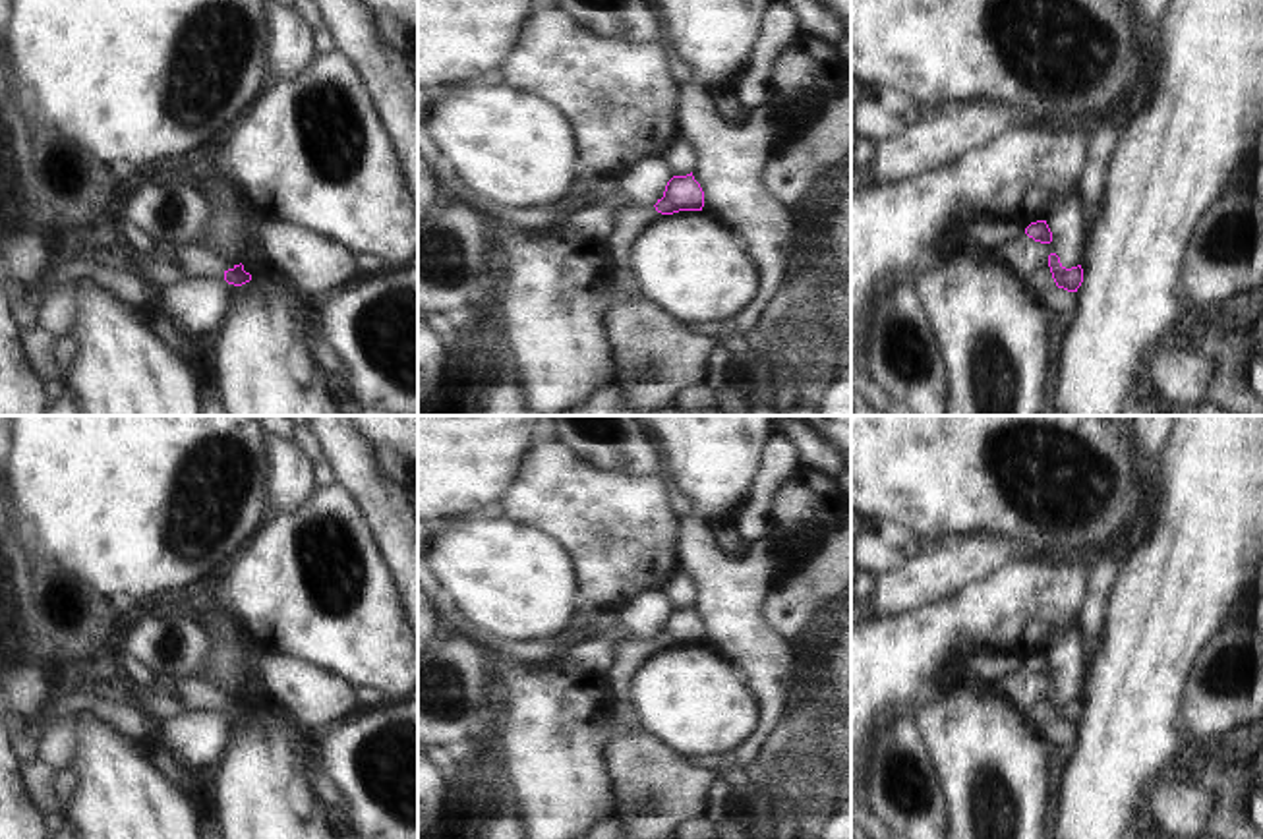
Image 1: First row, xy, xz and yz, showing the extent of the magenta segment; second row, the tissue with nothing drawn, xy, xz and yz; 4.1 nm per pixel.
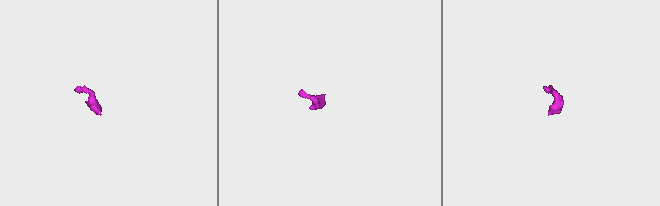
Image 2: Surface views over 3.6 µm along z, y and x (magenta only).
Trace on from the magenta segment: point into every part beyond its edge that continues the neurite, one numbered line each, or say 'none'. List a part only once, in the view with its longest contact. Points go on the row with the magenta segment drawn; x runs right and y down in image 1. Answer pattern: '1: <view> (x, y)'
1: xy (196, 261)

